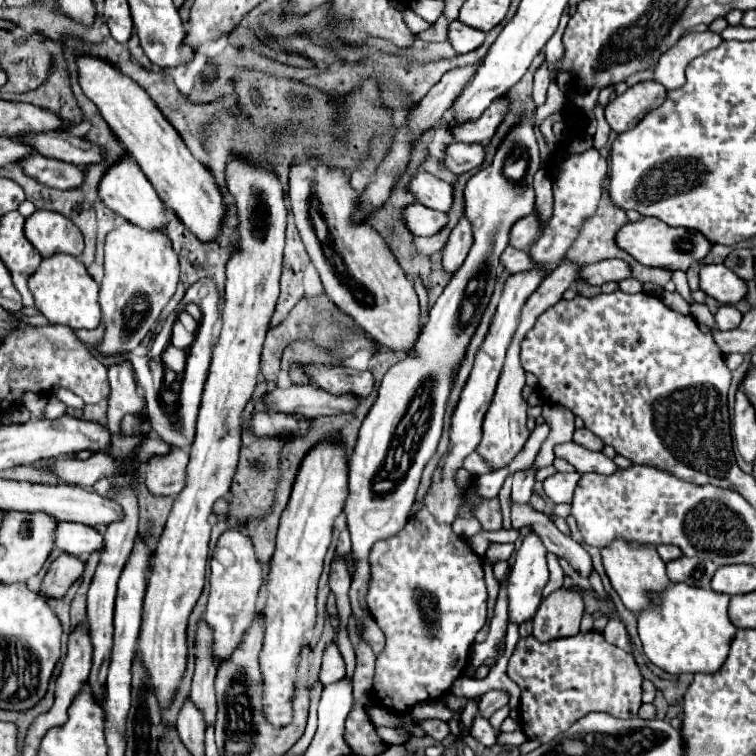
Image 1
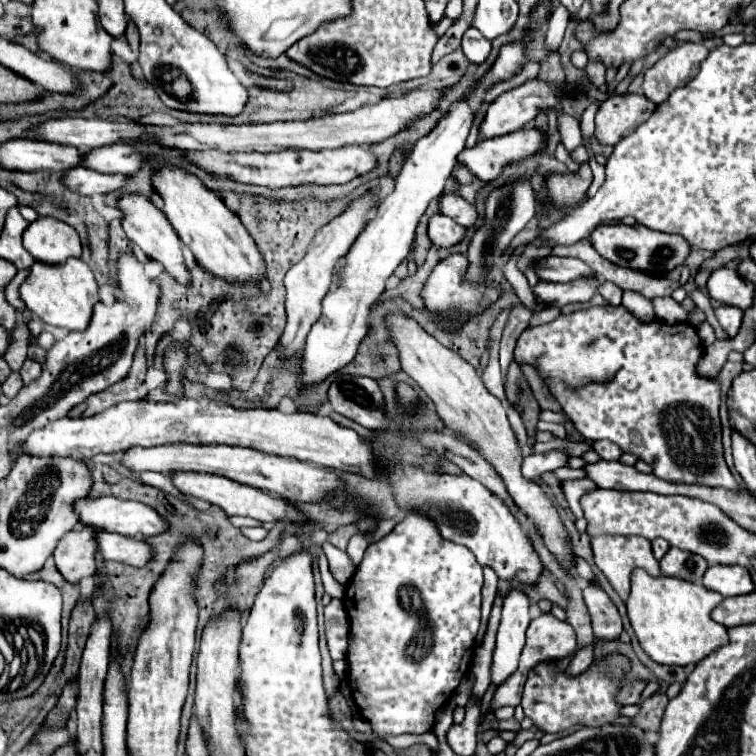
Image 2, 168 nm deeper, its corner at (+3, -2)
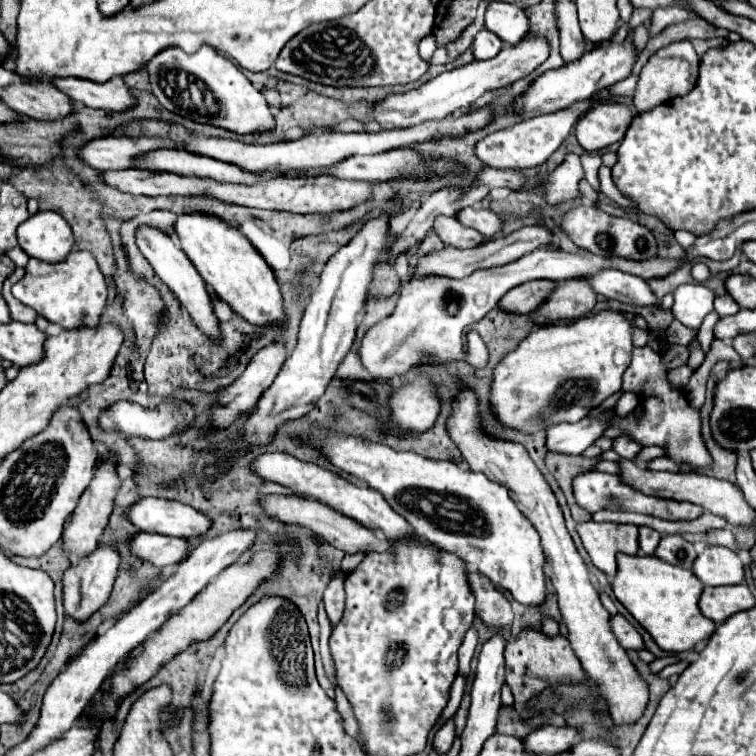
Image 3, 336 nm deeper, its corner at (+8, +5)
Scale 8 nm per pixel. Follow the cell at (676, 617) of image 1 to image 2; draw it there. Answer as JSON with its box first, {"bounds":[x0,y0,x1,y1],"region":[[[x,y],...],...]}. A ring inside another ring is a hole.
{"bounds":[625,569,729,665],"region":[[[643,569],[631,573],[631,593],[625,601],[627,615],[639,637],[645,653],[657,663],[665,665],[695,665],[711,651],[719,649],[729,641],[727,629],[711,619],[711,611],[719,605],[723,597],[709,591],[703,585],[687,583],[683,579],[659,575],[651,577]]]}

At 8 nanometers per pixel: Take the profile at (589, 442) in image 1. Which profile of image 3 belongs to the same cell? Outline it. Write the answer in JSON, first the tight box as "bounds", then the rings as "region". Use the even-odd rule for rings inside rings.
{"bounds":[612,436,642,460],"region":[[[626,436],[614,438],[614,444],[612,444],[612,450],[614,450],[616,454],[620,454],[622,458],[628,458],[628,460],[634,460],[634,456],[638,454],[640,448],[642,448],[640,444],[636,444],[634,440],[630,440],[630,438],[626,438]]]}

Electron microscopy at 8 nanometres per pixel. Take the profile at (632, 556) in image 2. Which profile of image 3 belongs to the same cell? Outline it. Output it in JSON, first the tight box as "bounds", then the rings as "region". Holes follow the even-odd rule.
{"bounds":[576,522,638,578],"region":[[[584,522],[576,526],[592,564],[608,578],[616,576],[616,554],[638,554],[638,526],[614,522]]]}

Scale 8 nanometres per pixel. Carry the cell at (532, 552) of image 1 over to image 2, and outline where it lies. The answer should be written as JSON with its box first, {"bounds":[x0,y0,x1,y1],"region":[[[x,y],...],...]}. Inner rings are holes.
{"bounds":[491,591,531,689],"region":[[[511,591],[503,603],[503,615],[491,663],[491,685],[495,689],[501,687],[517,671],[529,621],[531,615],[527,595],[521,591]]]}

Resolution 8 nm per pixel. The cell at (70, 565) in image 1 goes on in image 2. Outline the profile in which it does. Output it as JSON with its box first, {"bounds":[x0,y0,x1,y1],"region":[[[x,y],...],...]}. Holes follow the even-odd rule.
{"bounds":[55,525,97,583],"region":[[[81,525],[81,529],[69,531],[61,537],[55,549],[55,563],[61,575],[77,583],[83,577],[95,575],[95,553],[97,553],[97,531],[95,527]]]}

